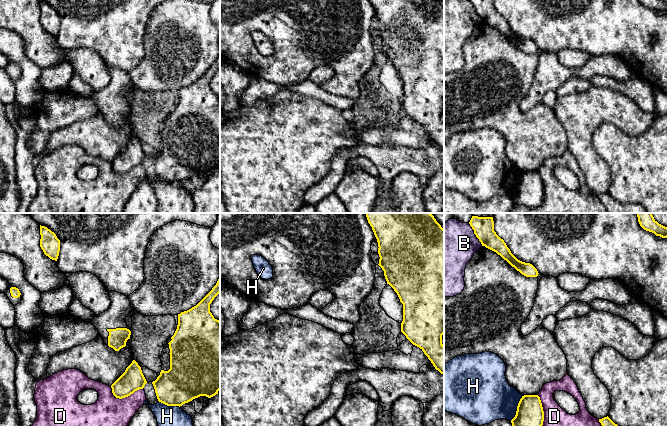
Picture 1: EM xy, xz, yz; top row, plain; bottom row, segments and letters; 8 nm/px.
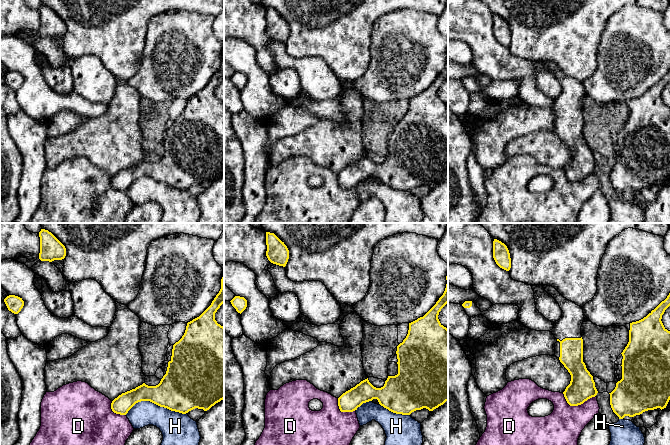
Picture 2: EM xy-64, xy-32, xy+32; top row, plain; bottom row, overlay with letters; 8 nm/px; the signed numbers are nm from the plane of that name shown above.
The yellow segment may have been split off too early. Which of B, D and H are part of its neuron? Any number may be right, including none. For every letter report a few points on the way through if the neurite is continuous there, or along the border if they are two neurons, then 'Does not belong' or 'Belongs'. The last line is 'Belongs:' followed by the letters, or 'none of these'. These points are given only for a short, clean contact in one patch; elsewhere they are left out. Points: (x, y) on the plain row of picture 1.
B: Does not belong
D: Does not belong
H: Does not belong
Belongs: none of these

